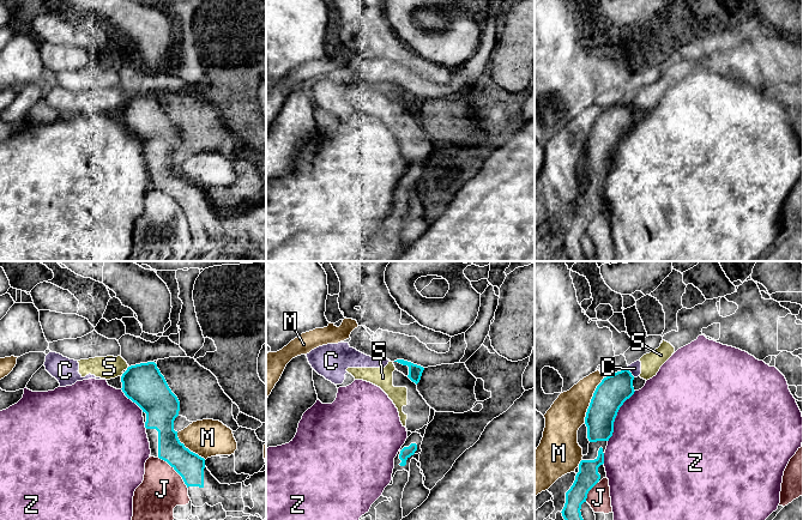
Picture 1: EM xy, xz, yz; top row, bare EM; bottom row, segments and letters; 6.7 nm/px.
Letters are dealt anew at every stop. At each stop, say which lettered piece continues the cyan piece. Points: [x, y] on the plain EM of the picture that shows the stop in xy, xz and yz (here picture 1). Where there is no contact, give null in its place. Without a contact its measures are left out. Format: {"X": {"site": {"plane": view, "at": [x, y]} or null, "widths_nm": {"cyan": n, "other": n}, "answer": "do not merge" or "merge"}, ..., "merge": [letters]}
{"C": {"site": {"plane": "yz", "at": [631, 104]}, "widths_nm": {"cyan": 200, "other": 80}, "answer": "do not merge"}, "J": {"site": {"plane": "xy", "at": [175, 201]}, "widths_nm": {"cyan": 180, "other": 280}, "answer": "do not merge"}, "M": {"site": {"plane": "yz", "at": [591, 132]}, "widths_nm": {"cyan": 200, "other": 240}, "answer": "do not merge"}, "S": {"site": {"plane": "xy", "at": [127, 101]}, "widths_nm": {"cyan": 280, "other": 150}, "answer": "do not merge"}, "Z": {"site": {"plane": "yz", "at": [616, 146]}, "widths_nm": {"cyan": 200, "other": 500}, "answer": "do not merge"}, "merge": []}

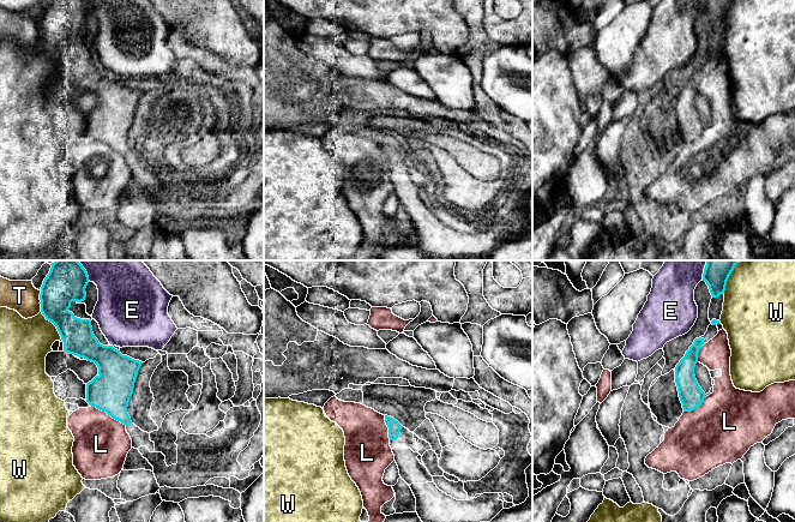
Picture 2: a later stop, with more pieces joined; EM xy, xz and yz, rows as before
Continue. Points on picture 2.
{"E": {"site": {"plane": "xy", "at": [112, 77]}, "widths_nm": {"cyan": 240, "other": 440}, "answer": "do not merge"}, "L": {"site": {"plane": "xy", "at": [108, 145]}, "widths_nm": {"cyan": 280, "other": 380}, "answer": "do not merge"}, "T": {"site": {"plane": "xy", "at": [41, 32]}, "widths_nm": {"cyan": 240, "other": 200}, "answer": "do not merge"}, "W": {"site": {"plane": "xy", "at": [54, 55]}, "widths_nm": {"cyan": 240, "other": 340}, "answer": "do not merge"}, "merge": []}

